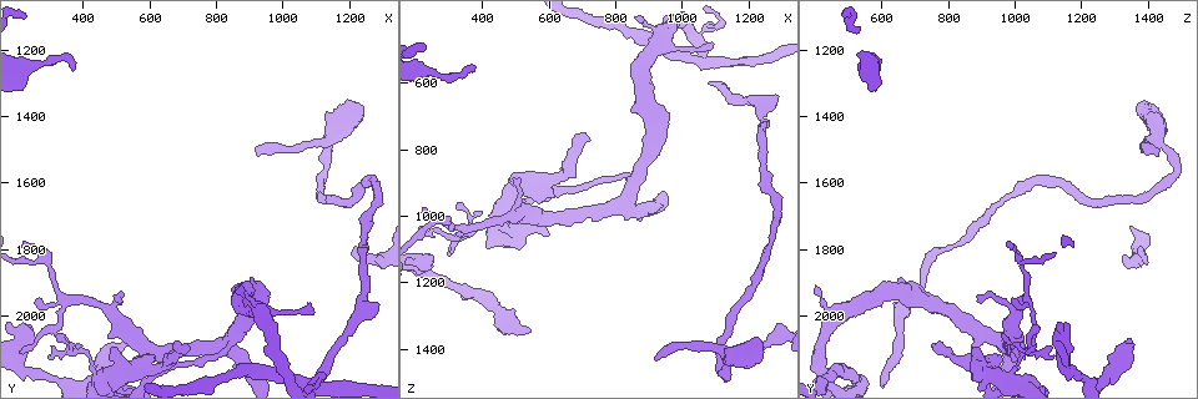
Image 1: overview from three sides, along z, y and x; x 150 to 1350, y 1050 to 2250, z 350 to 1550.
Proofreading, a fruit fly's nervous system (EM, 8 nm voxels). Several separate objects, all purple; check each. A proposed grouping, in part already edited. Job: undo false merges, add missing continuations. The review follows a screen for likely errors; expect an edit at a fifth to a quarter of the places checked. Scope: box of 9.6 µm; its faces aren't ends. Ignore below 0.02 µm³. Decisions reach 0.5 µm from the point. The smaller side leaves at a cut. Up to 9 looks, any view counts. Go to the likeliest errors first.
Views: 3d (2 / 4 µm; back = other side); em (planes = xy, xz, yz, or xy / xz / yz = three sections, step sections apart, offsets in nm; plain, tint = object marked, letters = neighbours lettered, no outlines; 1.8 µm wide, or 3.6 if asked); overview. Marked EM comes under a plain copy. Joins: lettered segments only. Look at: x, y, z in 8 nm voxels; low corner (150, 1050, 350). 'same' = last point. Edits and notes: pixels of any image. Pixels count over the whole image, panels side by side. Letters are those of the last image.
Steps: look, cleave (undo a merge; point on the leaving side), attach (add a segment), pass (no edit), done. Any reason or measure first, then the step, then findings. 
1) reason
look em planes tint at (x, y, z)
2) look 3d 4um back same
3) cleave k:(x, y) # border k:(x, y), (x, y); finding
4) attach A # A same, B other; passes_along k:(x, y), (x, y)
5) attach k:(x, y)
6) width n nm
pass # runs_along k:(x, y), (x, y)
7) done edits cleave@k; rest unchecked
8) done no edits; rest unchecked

sharp bend
look 3d 4um back at (850, 2080, 890)

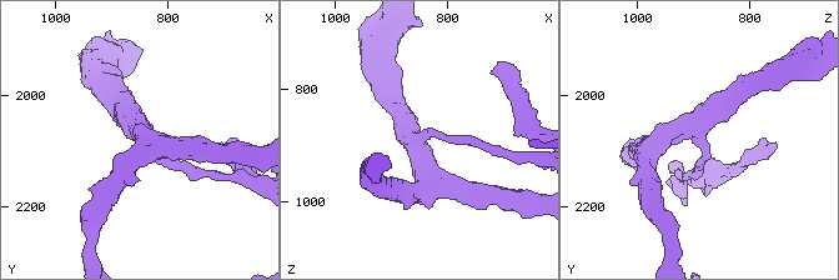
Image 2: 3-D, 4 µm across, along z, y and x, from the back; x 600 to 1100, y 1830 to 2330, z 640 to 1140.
arms 3
look em xy step 4 letters at (845, 2070, 885)

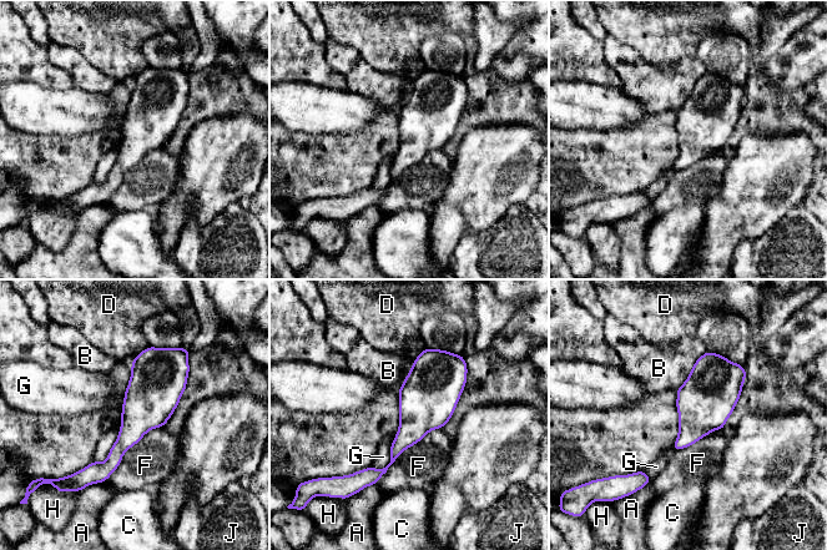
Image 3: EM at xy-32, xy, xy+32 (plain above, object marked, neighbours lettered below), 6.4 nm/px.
pass # A other, B other, C other, D other, F other, G other, H other, J other; runs_along 3:(448, 356), (392, 462), (367, 480); one neuron here

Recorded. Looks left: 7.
branch stops here
look 3d 2um at (380, 1260, 570)

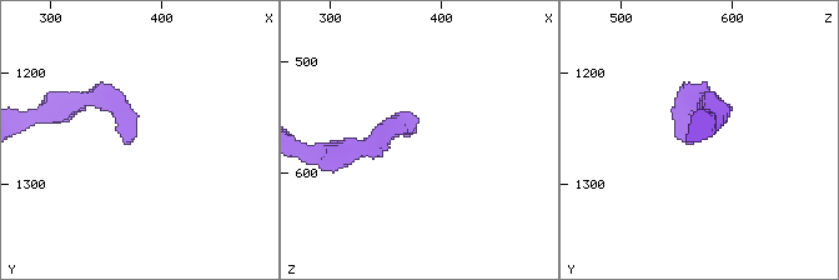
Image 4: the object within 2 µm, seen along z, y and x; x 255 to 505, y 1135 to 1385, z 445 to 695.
need the tissue
look em xy step 16 letters at (368, 1262, 562)

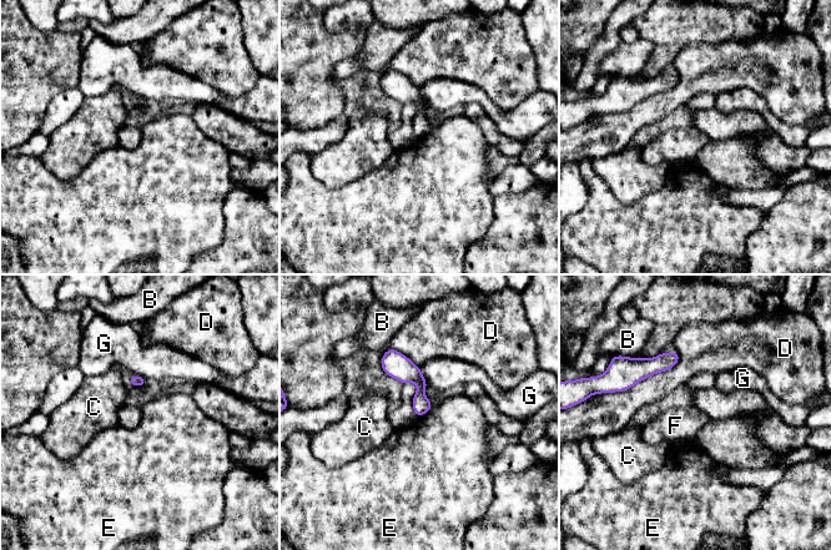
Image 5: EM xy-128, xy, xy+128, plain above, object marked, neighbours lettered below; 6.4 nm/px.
cut it another way
look em planes letters same

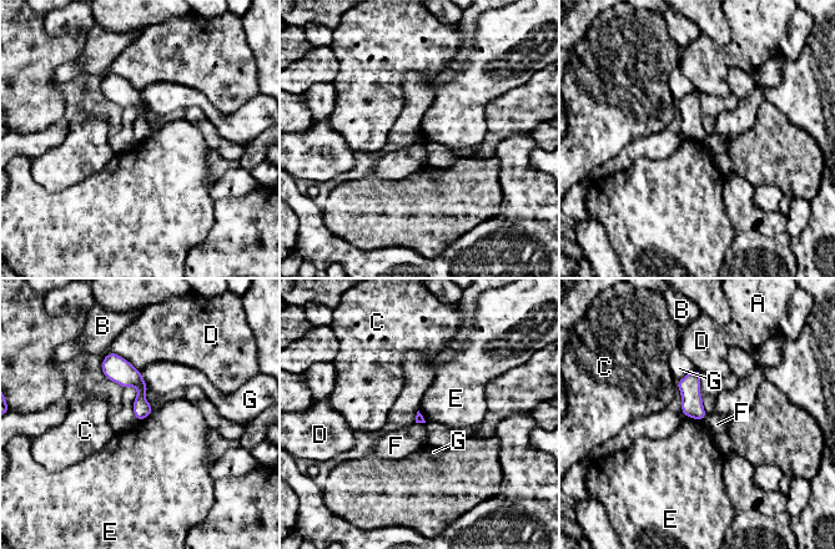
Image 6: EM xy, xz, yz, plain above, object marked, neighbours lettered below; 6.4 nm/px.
pass # A other, B other, C other, D other, E other, F other, G other; border 6:(154, 409), (139, 421); none of them fits

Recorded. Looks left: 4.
branch stops here
look 3d 2um back at (1220, 1790, 1380)

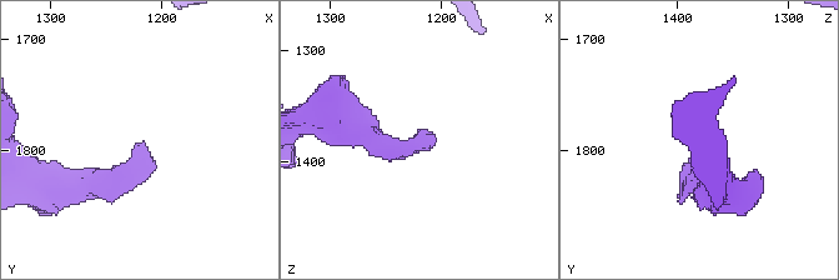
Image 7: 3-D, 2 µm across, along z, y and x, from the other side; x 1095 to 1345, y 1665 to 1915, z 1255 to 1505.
look em planes letters at (1214, 1792, 1380)

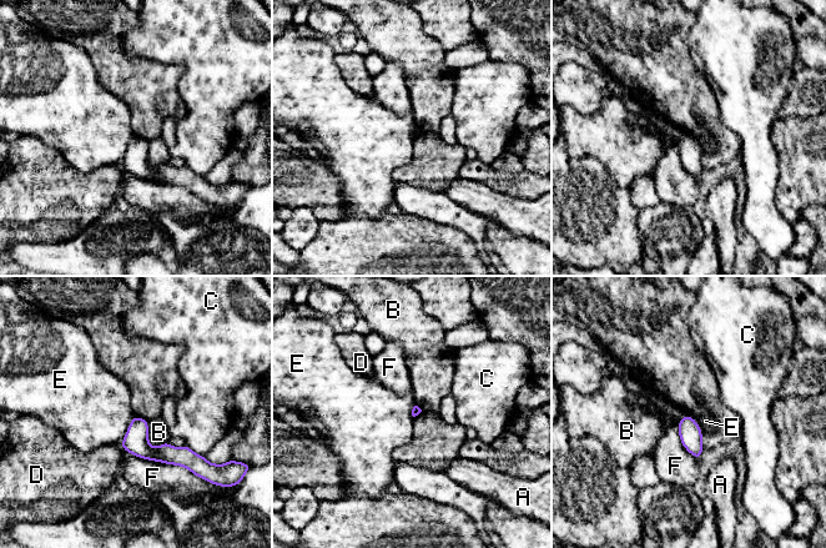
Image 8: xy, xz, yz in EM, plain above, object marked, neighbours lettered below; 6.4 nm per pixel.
longest_contact F 480 nm
pass # A other, B other, C other, D other, E other, F other; none of them fits

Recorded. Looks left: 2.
free end
look em planes tint at (250, 1970, 1000)

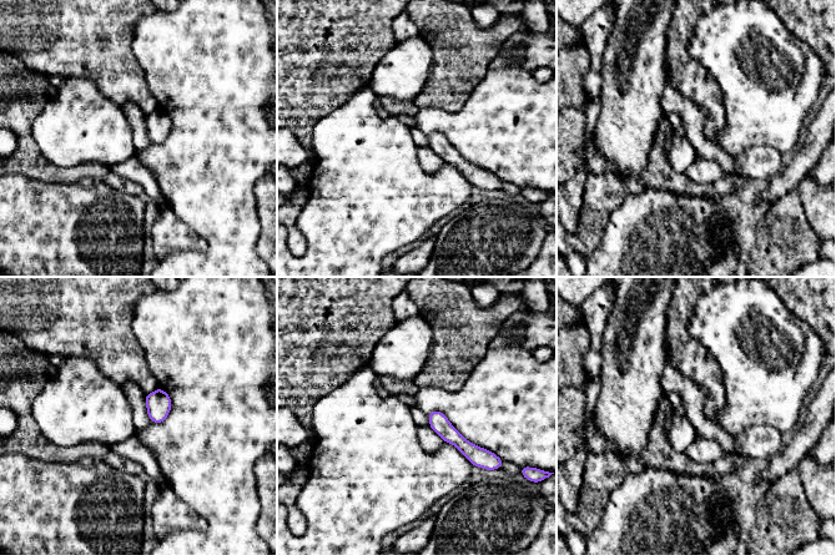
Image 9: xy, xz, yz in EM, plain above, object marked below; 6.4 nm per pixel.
see the neighbours
look em planes letters same

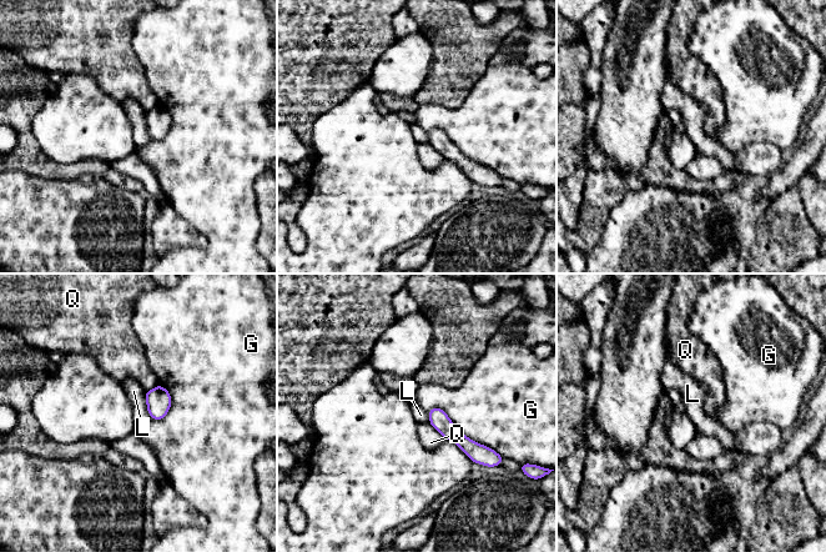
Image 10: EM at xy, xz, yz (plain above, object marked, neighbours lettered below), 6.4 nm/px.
pass # G other, L other, Q other; none of them fits

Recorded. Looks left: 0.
done no edits; rest unchecked

